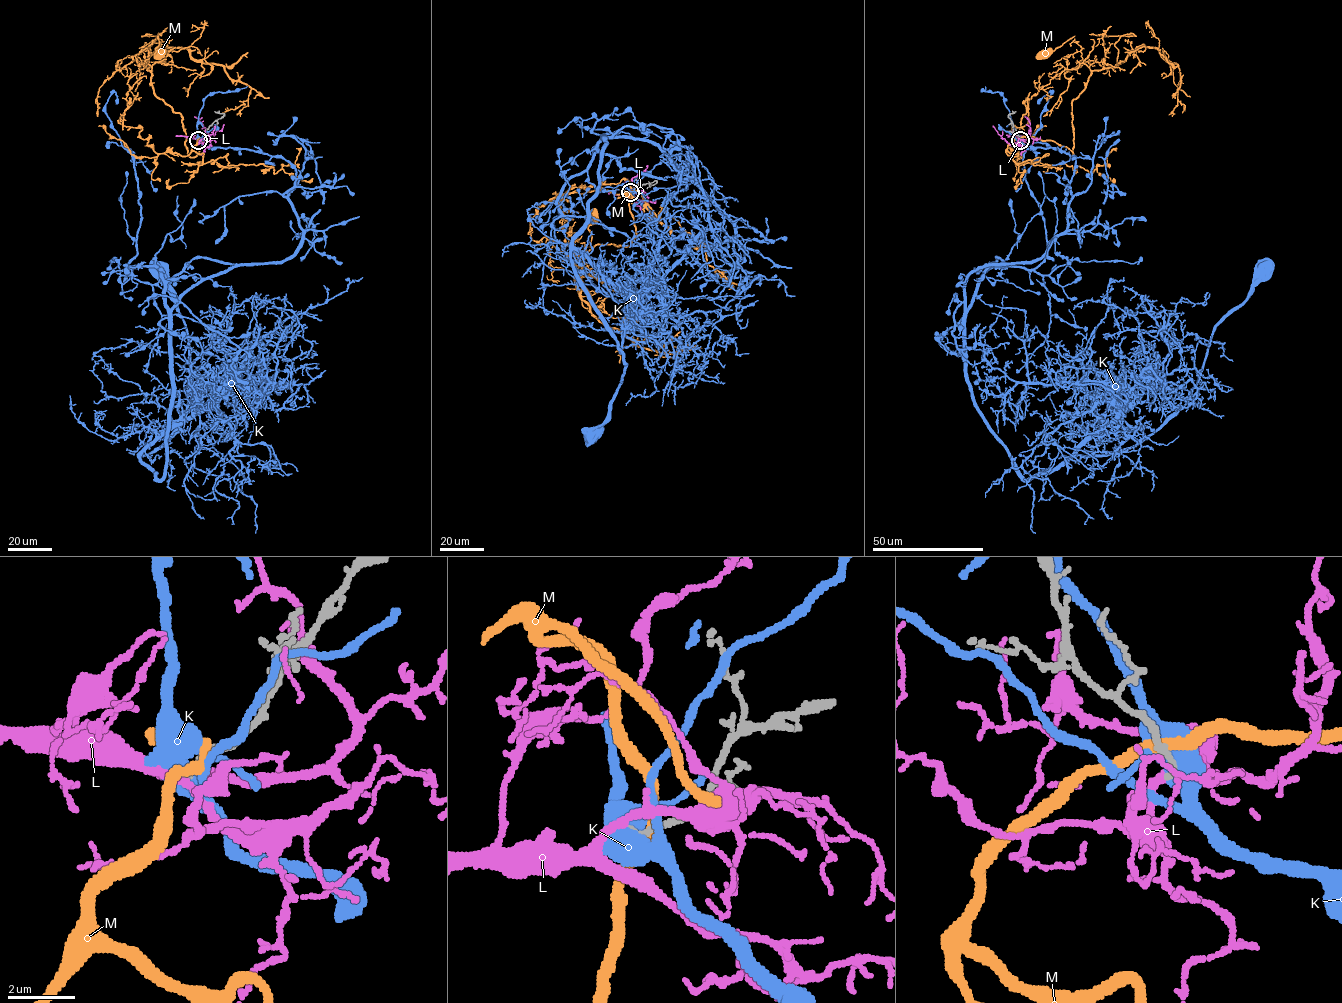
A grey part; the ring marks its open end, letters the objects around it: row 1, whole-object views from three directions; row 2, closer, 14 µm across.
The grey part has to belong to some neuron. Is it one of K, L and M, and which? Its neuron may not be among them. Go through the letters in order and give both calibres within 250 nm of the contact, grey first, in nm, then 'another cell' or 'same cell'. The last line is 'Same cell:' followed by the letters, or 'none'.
K: 220/550 nm | another cell
L: 180/200 nm | same cell
M: 240/320 nm | another cell
Same cell: L

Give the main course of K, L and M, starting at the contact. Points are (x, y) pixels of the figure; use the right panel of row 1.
K: (1020, 139), (1075, 158), (1068, 228), (967, 277), (964, 333), (974, 406), (1025, 479), (1175, 414), (1261, 270)
L: (1019, 139), (1019, 142), (1008, 143), (992, 125)
M: (1020, 137), (1053, 140), (1074, 157), (1071, 102), (1086, 84), (1090, 70), (1073, 37), (1045, 52)

